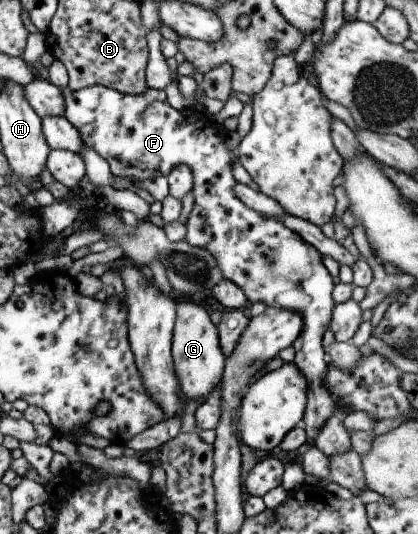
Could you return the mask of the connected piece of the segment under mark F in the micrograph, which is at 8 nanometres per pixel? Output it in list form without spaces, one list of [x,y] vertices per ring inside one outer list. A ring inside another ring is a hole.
[[[69,85],[60,90],[64,96],[65,118],[78,130],[86,146],[98,152],[102,158],[106,158],[112,175],[144,181],[157,176],[167,177],[175,166],[186,164],[192,170],[194,183],[191,192],[195,200],[192,213],[185,224],[186,242],[190,246],[206,248],[216,258],[223,278],[234,282],[244,292],[248,304],[264,302],[267,307],[292,310],[302,316],[302,332],[298,334],[292,346],[295,350],[294,364],[308,382],[303,422],[307,440],[314,441],[328,422],[328,418],[336,415],[335,399],[327,386],[328,364],[323,346],[323,338],[329,331],[335,308],[332,290],[336,279],[330,276],[330,272],[324,266],[323,256],[283,222],[258,214],[238,200],[238,196],[234,194],[234,186],[238,182],[232,173],[232,163],[237,157],[237,152],[229,149],[226,144],[227,129],[219,129],[219,125],[210,120],[211,117],[206,111],[198,111],[191,107],[178,112],[170,106],[164,90],[148,89],[138,96],[122,94],[103,85],[95,85],[88,91],[81,92],[72,90]]]

